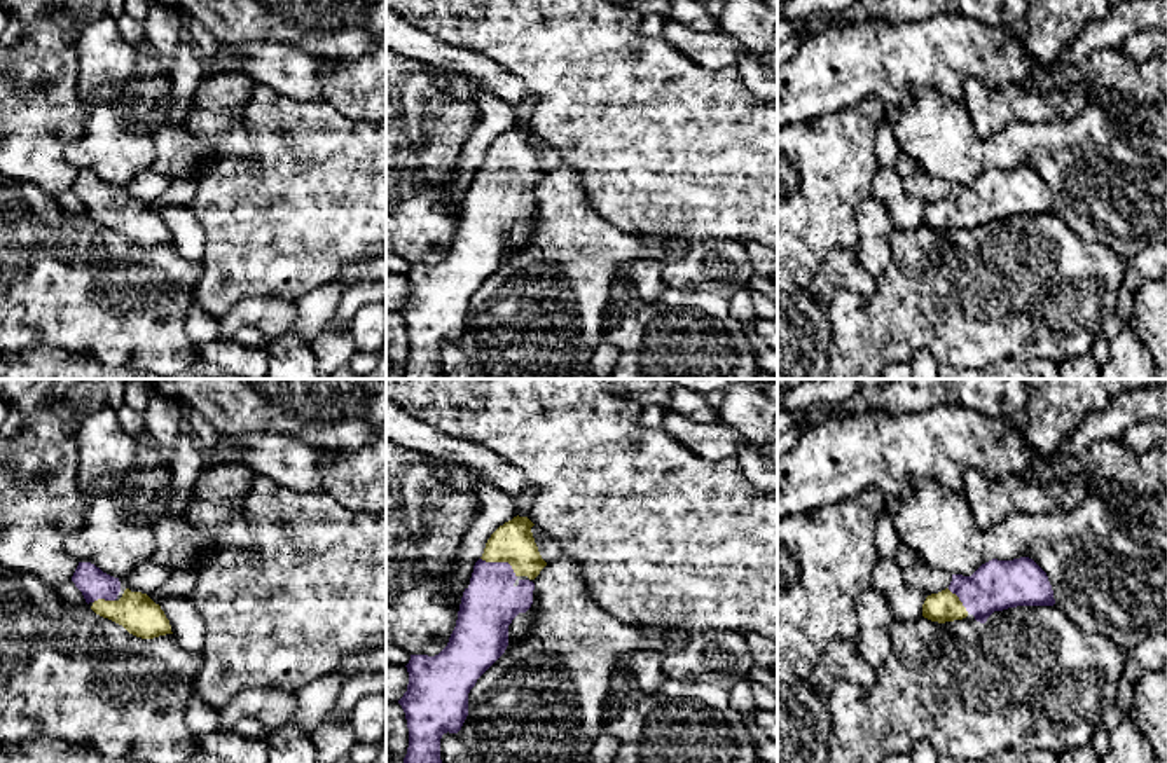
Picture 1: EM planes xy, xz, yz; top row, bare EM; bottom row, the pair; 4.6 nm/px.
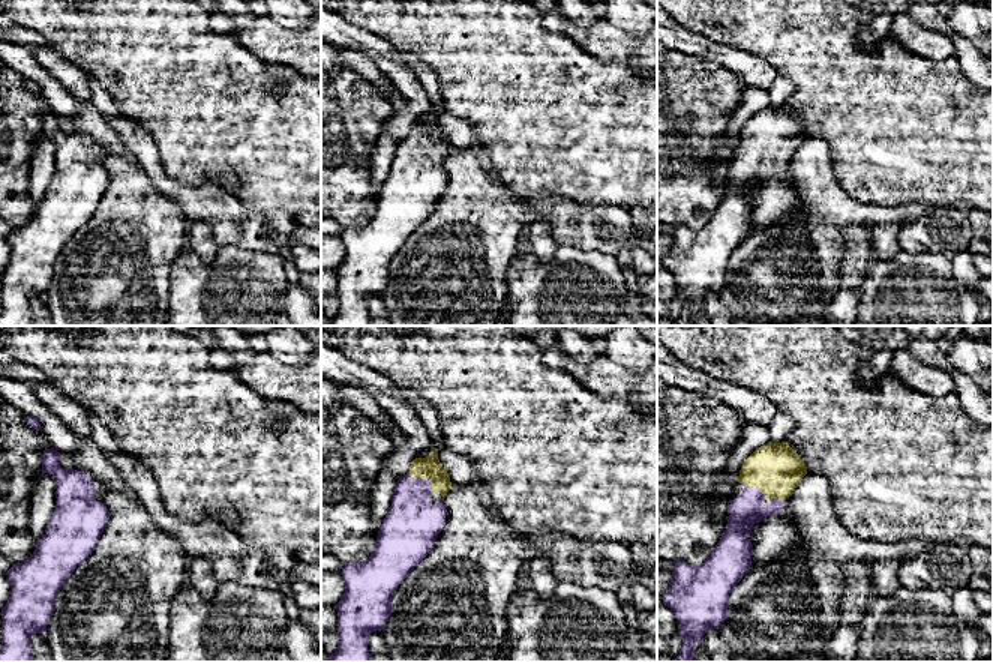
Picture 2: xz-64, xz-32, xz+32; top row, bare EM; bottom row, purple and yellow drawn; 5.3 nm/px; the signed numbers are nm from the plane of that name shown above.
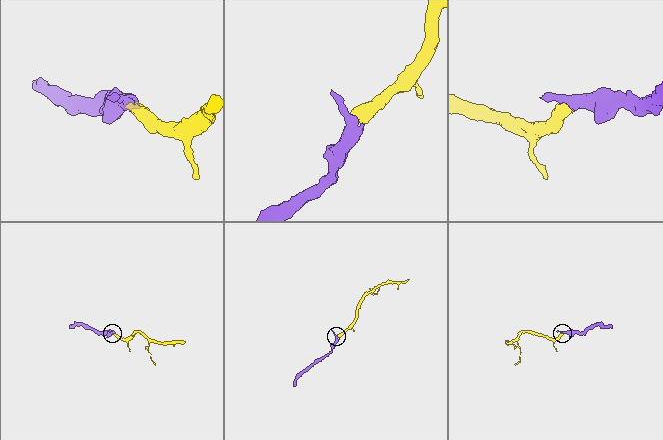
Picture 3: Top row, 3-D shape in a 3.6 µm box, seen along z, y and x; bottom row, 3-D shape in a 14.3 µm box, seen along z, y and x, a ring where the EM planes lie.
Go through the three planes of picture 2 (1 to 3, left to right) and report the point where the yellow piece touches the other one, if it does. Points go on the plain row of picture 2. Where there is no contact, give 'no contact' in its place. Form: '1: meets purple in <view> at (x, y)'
1: no contact
2: meets purple in xz-32 at (414, 141)
3: meets purple in xz+32 at (755, 152)

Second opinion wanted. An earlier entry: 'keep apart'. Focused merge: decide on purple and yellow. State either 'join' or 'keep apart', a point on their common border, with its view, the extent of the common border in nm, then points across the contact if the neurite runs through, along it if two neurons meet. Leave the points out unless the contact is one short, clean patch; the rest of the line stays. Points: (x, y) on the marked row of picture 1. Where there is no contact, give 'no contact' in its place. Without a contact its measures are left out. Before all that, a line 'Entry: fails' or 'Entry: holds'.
Entry: fails
join; contact xz (502, 563); length 190 nm; way xz (488, 606), (491, 580), (502, 563), (514, 543)

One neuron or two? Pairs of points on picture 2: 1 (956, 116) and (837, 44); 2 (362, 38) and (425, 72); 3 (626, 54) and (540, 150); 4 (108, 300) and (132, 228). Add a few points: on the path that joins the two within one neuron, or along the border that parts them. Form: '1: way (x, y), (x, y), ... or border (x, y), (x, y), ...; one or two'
1: way (926, 116), (909, 116), (867, 74); one
2: way (377, 45), (410, 60); one
3: border (587, 51), (594, 57), (621, 60), (627, 65); two
4: way (111, 282), (120, 258), (129, 246); one

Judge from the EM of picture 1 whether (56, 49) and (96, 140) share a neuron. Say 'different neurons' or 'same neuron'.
different neurons

